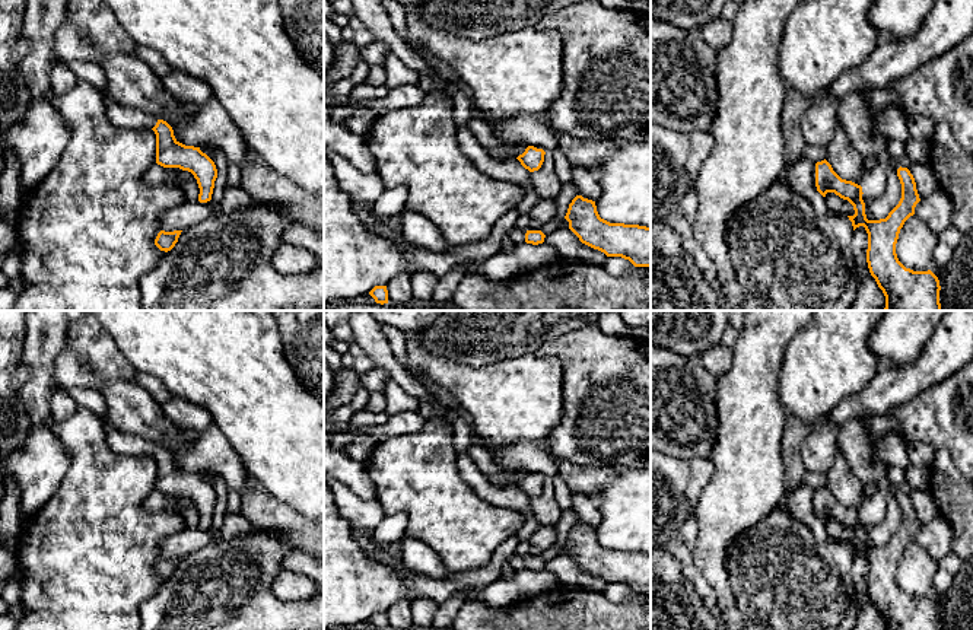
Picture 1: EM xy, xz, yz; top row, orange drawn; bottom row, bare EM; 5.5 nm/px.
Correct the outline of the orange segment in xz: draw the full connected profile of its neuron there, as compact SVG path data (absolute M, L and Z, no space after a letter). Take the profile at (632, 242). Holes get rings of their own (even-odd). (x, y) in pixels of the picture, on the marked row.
M576 195L572 200L565 219L569 222L569 229L582 244L604 252L607 257L629 260L635 267L651 267L651 228L610 223L600 217L595 201L584 198L582 195Z

